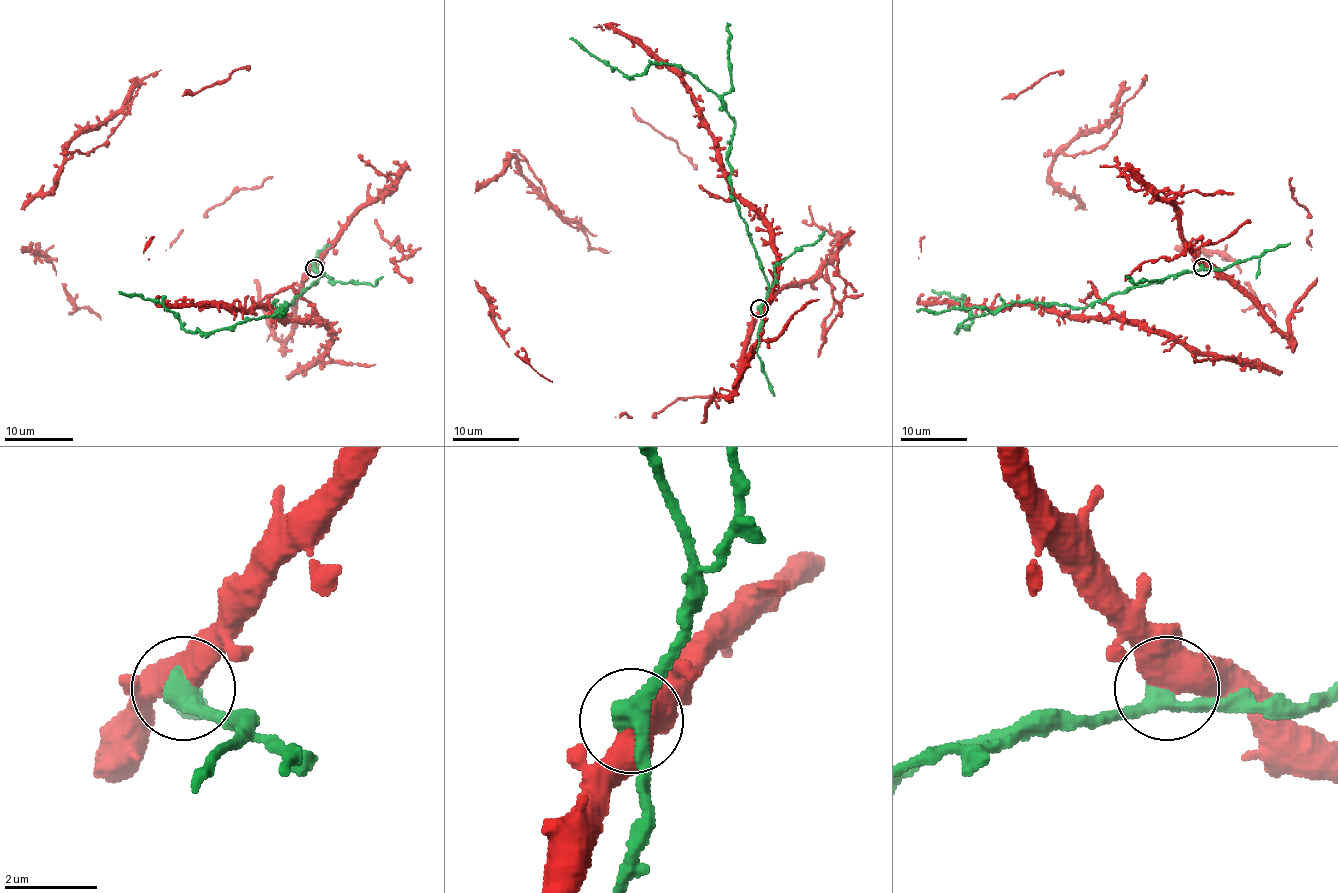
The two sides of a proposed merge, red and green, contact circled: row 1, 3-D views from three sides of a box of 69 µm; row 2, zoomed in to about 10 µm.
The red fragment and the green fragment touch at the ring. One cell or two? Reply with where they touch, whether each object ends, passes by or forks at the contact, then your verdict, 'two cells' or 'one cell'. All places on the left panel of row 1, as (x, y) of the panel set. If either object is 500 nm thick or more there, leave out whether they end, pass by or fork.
(314, 268) | one cell

